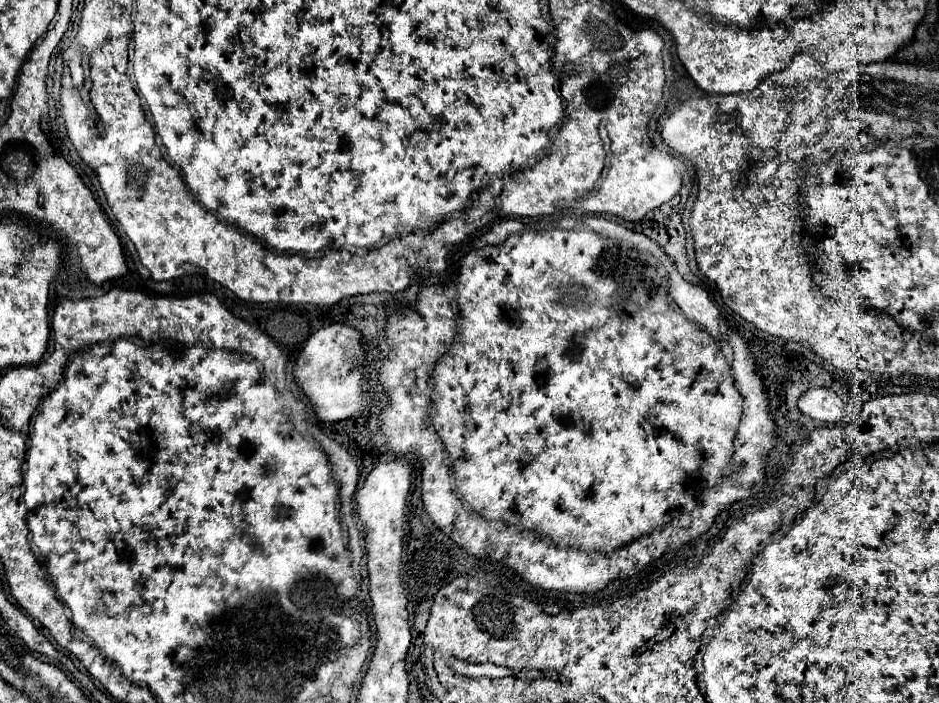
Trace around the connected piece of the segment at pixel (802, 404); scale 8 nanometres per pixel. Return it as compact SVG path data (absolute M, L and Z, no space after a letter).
M813 387L805 391L797 403L803 415L809 415L815 421L839 423L843 419L843 401L837 393L825 387Z

